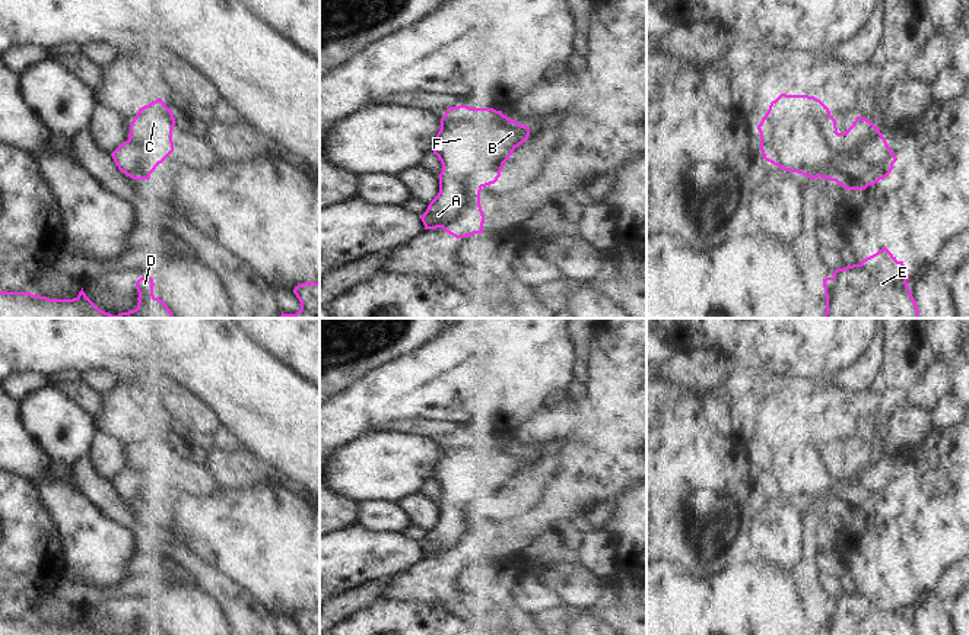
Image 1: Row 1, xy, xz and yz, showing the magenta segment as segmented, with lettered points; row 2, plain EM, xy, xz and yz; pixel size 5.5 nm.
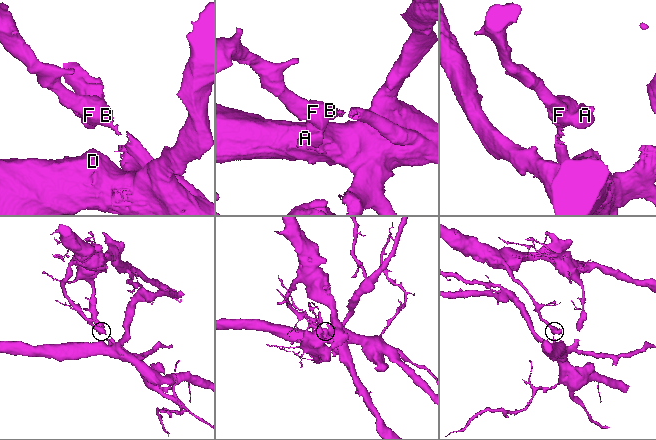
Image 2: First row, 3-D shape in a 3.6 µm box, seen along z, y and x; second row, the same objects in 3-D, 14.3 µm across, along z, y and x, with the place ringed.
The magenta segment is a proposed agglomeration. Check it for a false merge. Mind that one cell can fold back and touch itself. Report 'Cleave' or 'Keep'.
Keep

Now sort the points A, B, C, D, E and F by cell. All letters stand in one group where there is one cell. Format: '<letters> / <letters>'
A B C D E F

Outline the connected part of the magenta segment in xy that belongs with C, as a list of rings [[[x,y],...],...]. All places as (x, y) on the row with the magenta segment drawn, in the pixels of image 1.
[[[161,98],[139,108],[130,124],[128,140],[111,153],[118,169],[133,180],[149,180],[156,166],[174,152],[172,130],[175,123],[171,108]]]

